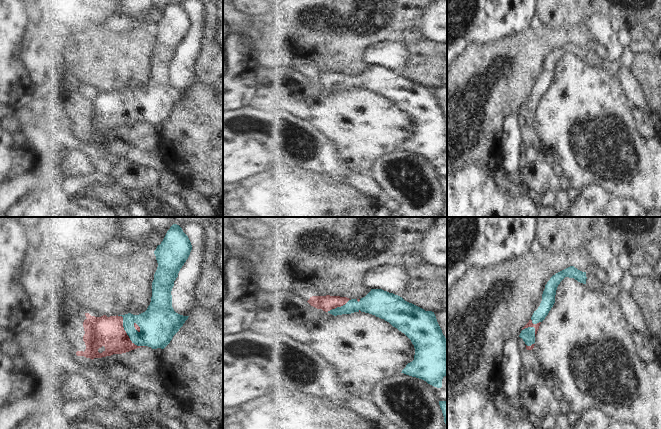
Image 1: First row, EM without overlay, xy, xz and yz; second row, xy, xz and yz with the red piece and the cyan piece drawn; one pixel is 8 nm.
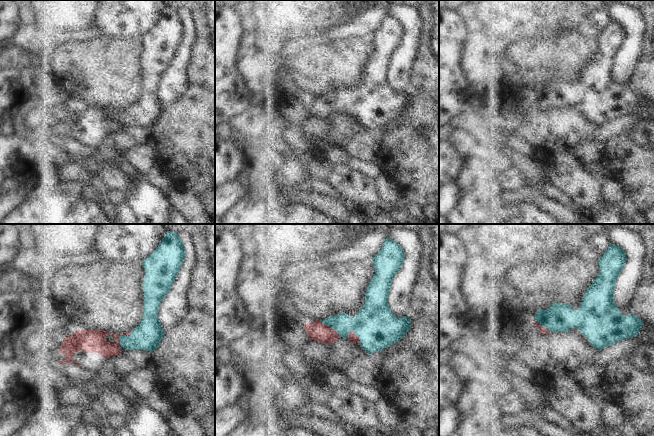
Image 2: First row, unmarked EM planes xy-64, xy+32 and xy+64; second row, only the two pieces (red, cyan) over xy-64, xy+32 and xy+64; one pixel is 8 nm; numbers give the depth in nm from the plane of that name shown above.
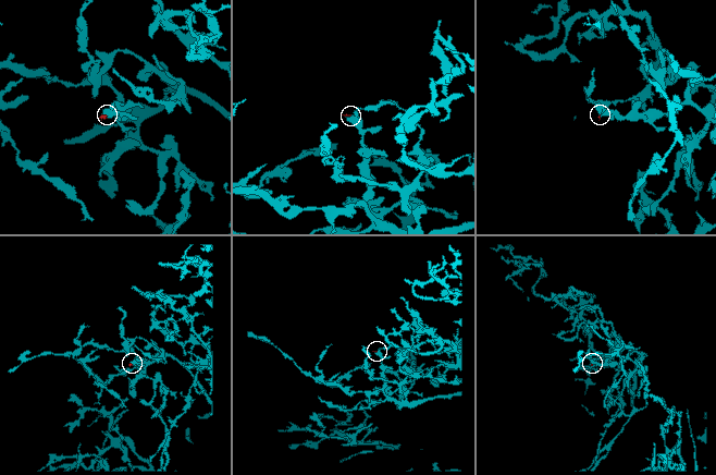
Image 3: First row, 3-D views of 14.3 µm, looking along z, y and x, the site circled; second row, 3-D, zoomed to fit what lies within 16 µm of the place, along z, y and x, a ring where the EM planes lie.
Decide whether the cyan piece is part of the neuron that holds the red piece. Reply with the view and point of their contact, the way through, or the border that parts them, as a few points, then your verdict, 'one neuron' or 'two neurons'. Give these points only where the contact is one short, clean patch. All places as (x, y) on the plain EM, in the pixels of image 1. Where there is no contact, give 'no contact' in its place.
xy (126, 109) | one neuron

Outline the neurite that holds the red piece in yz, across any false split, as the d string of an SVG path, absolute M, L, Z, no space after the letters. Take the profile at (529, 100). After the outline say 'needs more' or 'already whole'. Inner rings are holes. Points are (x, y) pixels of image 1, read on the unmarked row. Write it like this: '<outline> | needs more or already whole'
M574 42L564 45L550 54L545 61L540 82L536 87L534 87L531 95L522 104L522 107L519 111L519 113L525 118L527 126L532 126L534 124L535 112L539 102L553 83L555 79L557 63L565 53L574 54L578 58L586 60L586 48L582 48Z | needs more

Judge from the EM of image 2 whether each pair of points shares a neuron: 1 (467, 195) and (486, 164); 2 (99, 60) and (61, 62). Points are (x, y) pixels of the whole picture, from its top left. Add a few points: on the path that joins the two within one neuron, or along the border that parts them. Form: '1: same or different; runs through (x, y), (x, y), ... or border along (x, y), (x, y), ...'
1: same; runs through (470, 187), (470, 181), (479, 172)
2: same; runs through (90, 61), (70, 61)

